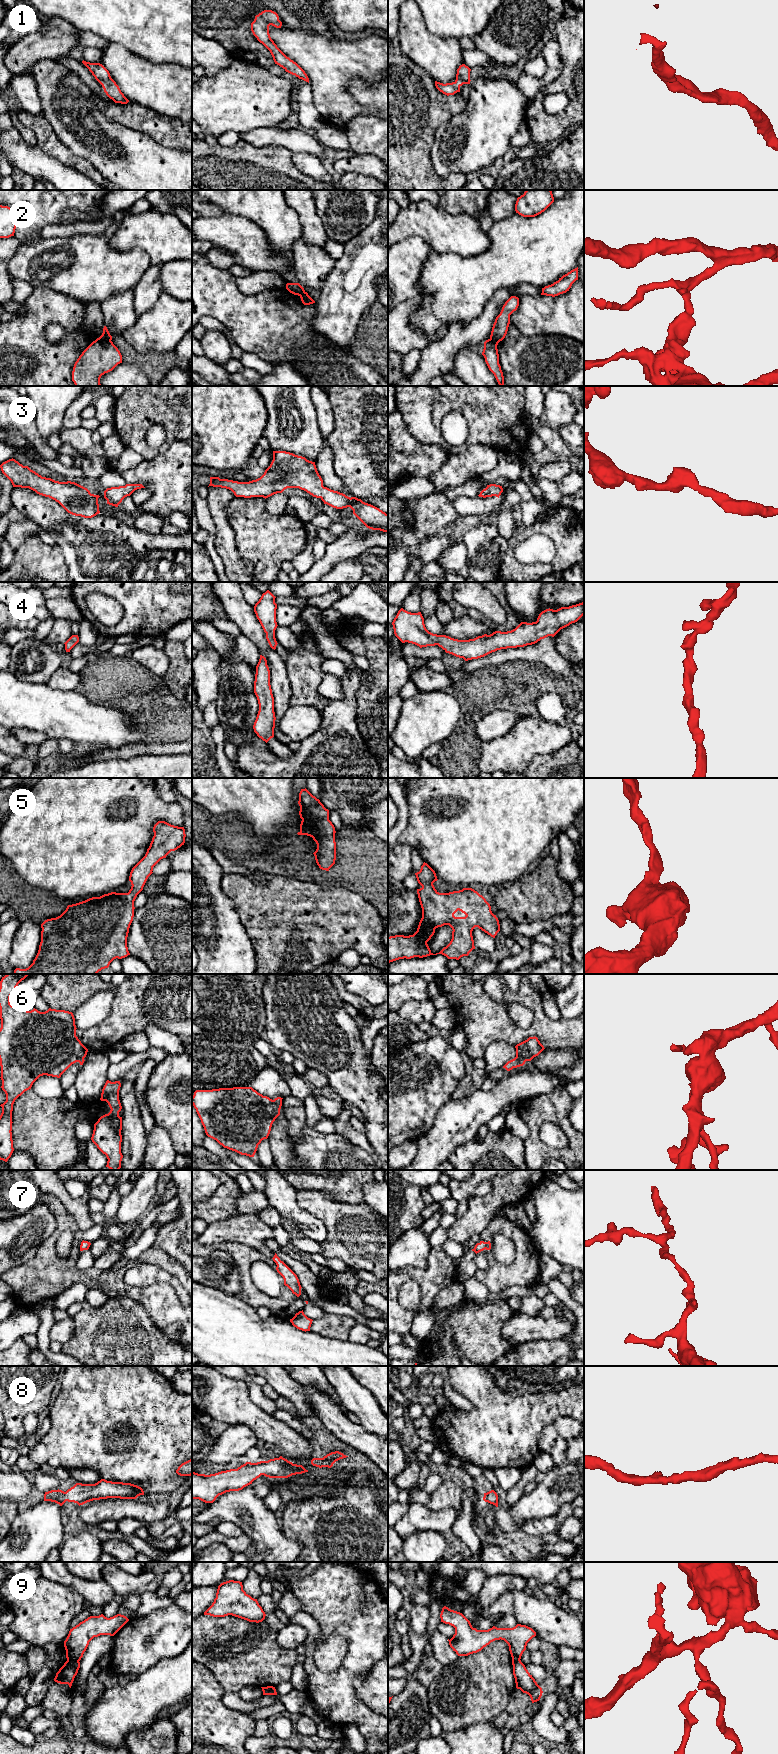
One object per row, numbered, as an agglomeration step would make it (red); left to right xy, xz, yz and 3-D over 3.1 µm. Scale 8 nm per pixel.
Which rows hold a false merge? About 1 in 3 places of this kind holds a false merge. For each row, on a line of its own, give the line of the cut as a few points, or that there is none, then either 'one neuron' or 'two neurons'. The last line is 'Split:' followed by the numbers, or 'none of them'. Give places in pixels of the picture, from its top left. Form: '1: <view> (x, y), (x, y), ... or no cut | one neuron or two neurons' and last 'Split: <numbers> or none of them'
1: no cut | one neuron
2: xy (101, 335), (110, 340) | two neurons
3: no cut | one neuron
4: no cut | one neuron
5: no cut | one neuron
6: xz (272, 1100), (279, 1112) | two neurons
7: no cut | one neuron
8: no cut | one neuron
9: xy (67, 1659), (78, 1661) | two neurons
Split: 2, 6, 9

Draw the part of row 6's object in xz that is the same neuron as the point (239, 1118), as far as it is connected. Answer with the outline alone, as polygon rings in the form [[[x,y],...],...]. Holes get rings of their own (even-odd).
[[[252,1087],[196,1090],[192,1096],[192,1105],[208,1137],[224,1148],[249,1157],[254,1157],[258,1145],[268,1138],[273,1122],[280,1115],[273,1100]]]

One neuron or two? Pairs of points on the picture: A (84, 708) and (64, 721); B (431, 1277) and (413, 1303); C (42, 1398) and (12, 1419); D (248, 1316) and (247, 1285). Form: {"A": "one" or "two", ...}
{"A": "one", "B": "two", "C": "one", "D": "two"}

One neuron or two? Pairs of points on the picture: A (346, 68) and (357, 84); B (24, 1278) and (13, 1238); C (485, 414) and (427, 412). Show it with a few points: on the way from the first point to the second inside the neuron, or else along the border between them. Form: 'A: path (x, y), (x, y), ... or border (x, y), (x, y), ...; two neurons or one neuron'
A: border (376, 80), (353, 78), (347, 84), (347, 92); two neurons
B: border (37, 1249), (32, 1258), (10, 1269); two neurons
C: path (471, 404), (441, 404); one neuron

